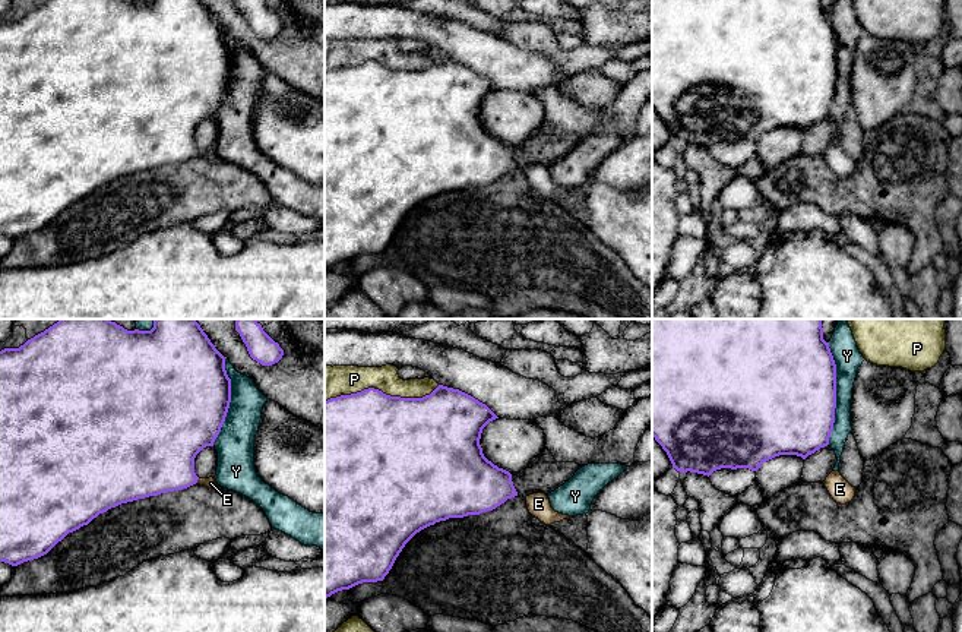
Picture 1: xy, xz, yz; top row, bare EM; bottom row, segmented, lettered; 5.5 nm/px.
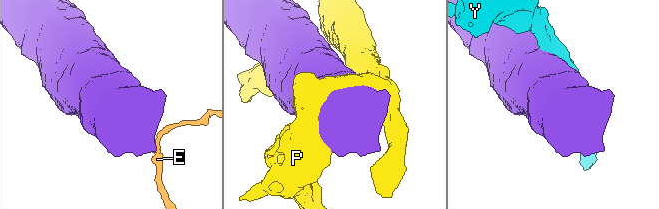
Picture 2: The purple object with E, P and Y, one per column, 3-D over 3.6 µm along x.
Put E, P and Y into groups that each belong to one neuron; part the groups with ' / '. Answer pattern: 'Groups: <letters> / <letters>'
Groups: E / P / Y

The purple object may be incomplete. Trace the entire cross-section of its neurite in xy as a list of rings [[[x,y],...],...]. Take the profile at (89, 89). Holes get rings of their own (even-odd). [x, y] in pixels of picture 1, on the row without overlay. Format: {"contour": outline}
{"contour": [[[48,0],[19,20],[0,23],[0,234],[18,238],[47,227],[69,205],[88,198],[99,186],[121,176],[183,162],[193,157],[216,161],[213,149],[199,151],[194,130],[206,118],[213,118],[231,75],[231,51],[225,31],[202,0]]]}

